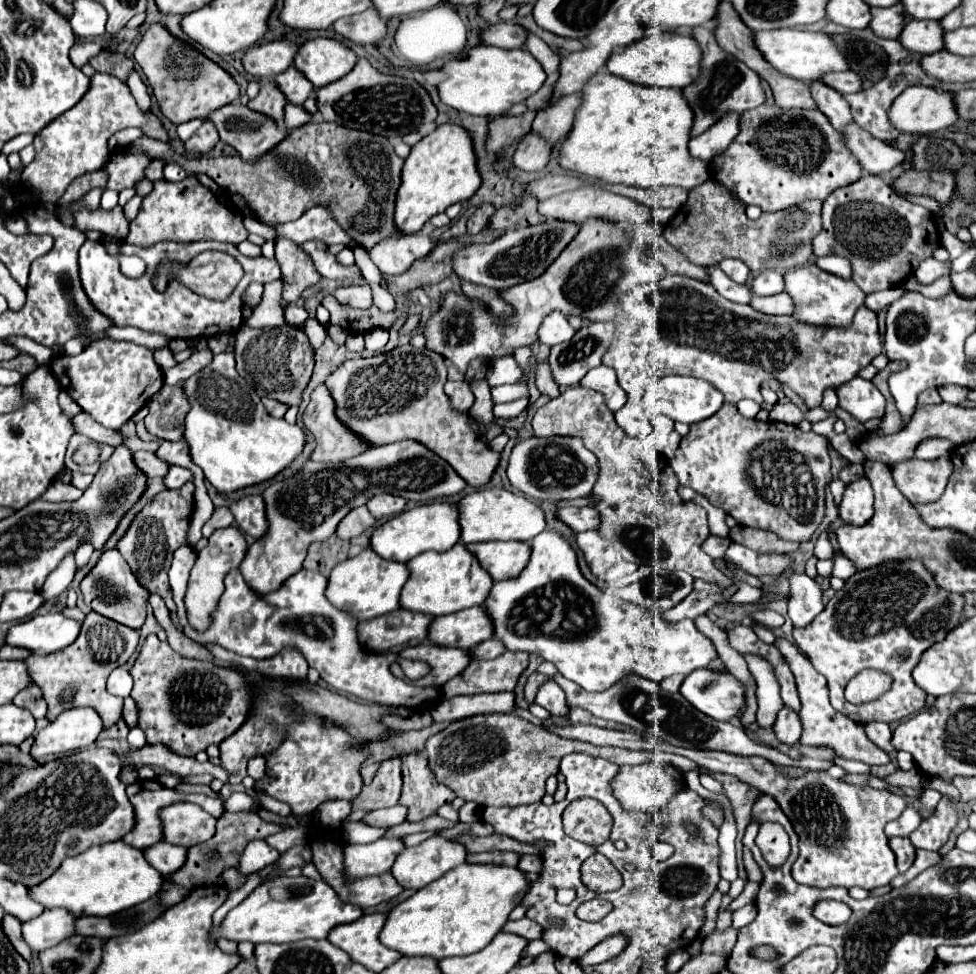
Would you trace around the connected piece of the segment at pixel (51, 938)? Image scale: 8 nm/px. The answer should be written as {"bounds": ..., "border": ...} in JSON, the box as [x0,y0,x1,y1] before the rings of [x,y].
{"bounds":[22,909,74,953],"border":[[[46,909],[38,917],[22,923],[22,937],[32,953],[40,953],[74,935],[74,915],[66,909]]]}

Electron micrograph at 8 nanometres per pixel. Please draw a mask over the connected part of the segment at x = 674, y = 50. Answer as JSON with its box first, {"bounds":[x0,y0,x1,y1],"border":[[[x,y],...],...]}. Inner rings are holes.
{"bounds":[606,31,702,89],"border":[[[652,31],[648,33],[648,37],[642,37],[640,41],[630,43],[622,51],[614,51],[606,61],[606,69],[612,75],[622,77],[636,85],[684,89],[686,85],[690,85],[690,81],[698,77],[700,57],[702,57],[702,51],[698,49],[698,43],[692,37]]]}

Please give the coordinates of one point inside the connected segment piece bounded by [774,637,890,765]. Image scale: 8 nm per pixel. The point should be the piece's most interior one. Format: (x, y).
(823, 726)

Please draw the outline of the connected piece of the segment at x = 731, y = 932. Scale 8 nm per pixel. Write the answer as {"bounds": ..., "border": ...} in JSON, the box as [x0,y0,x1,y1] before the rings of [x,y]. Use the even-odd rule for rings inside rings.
{"bounds":[702,927,738,958],"border":[[[728,927],[724,931],[714,929],[710,937],[702,941],[702,951],[704,953],[718,953],[718,955],[728,958],[738,937],[738,931],[734,927]]]}

